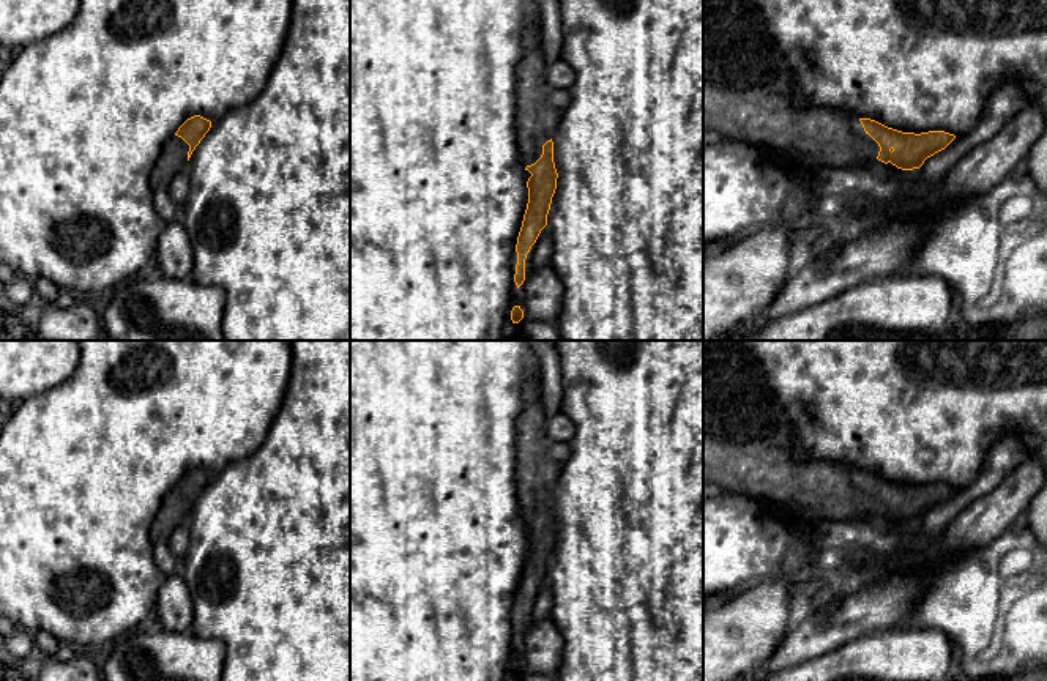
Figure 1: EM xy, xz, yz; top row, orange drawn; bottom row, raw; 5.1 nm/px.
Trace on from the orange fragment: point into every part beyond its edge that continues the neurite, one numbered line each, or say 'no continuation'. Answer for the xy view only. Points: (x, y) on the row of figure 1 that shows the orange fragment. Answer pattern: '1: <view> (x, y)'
1: xy (174, 158)

